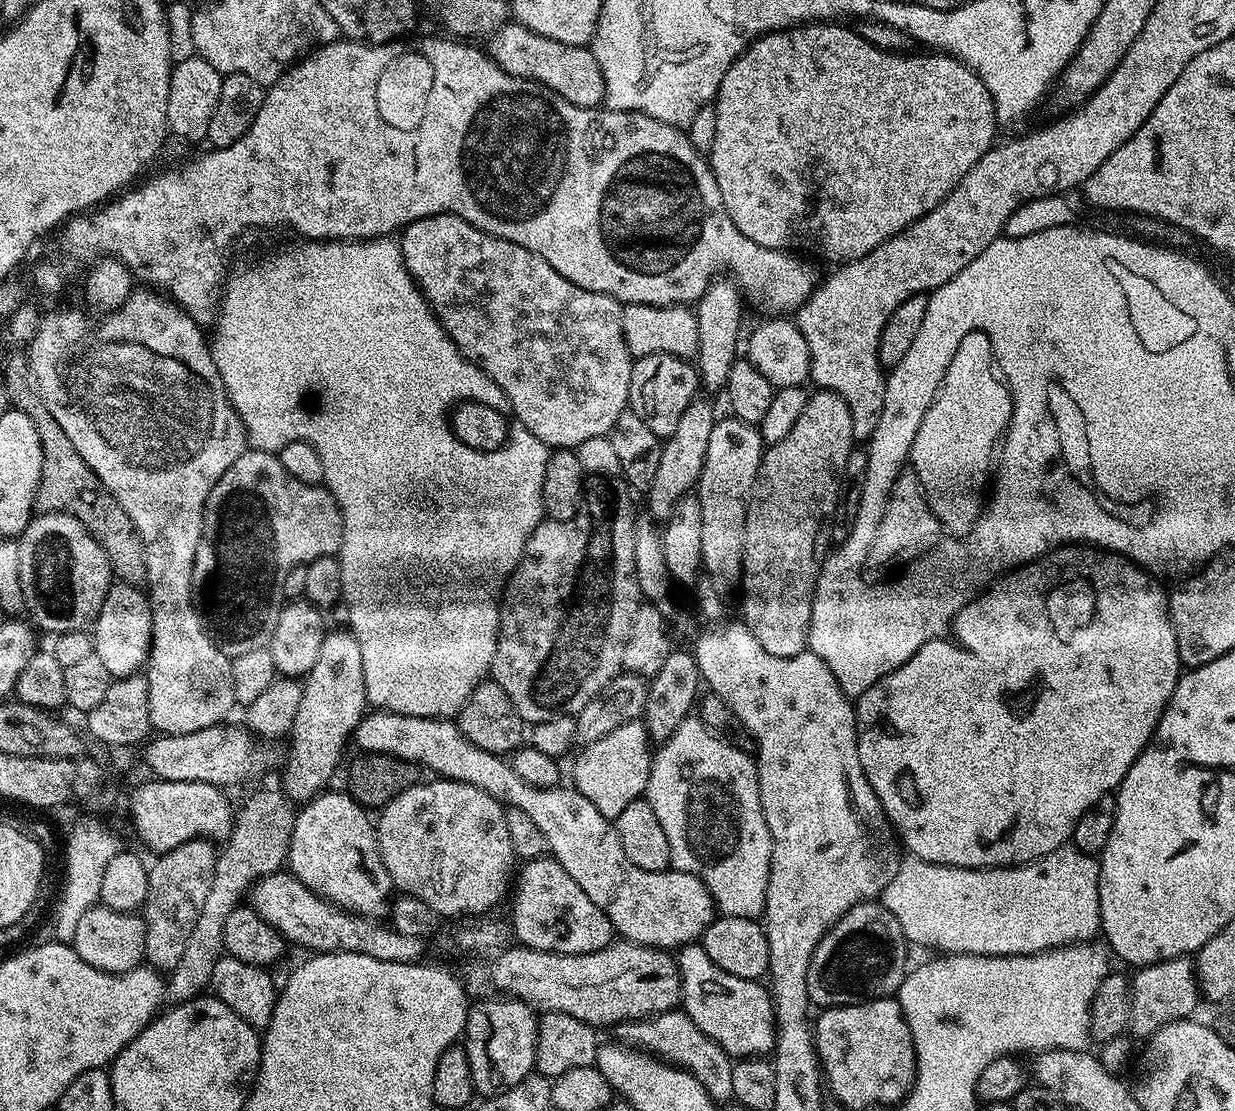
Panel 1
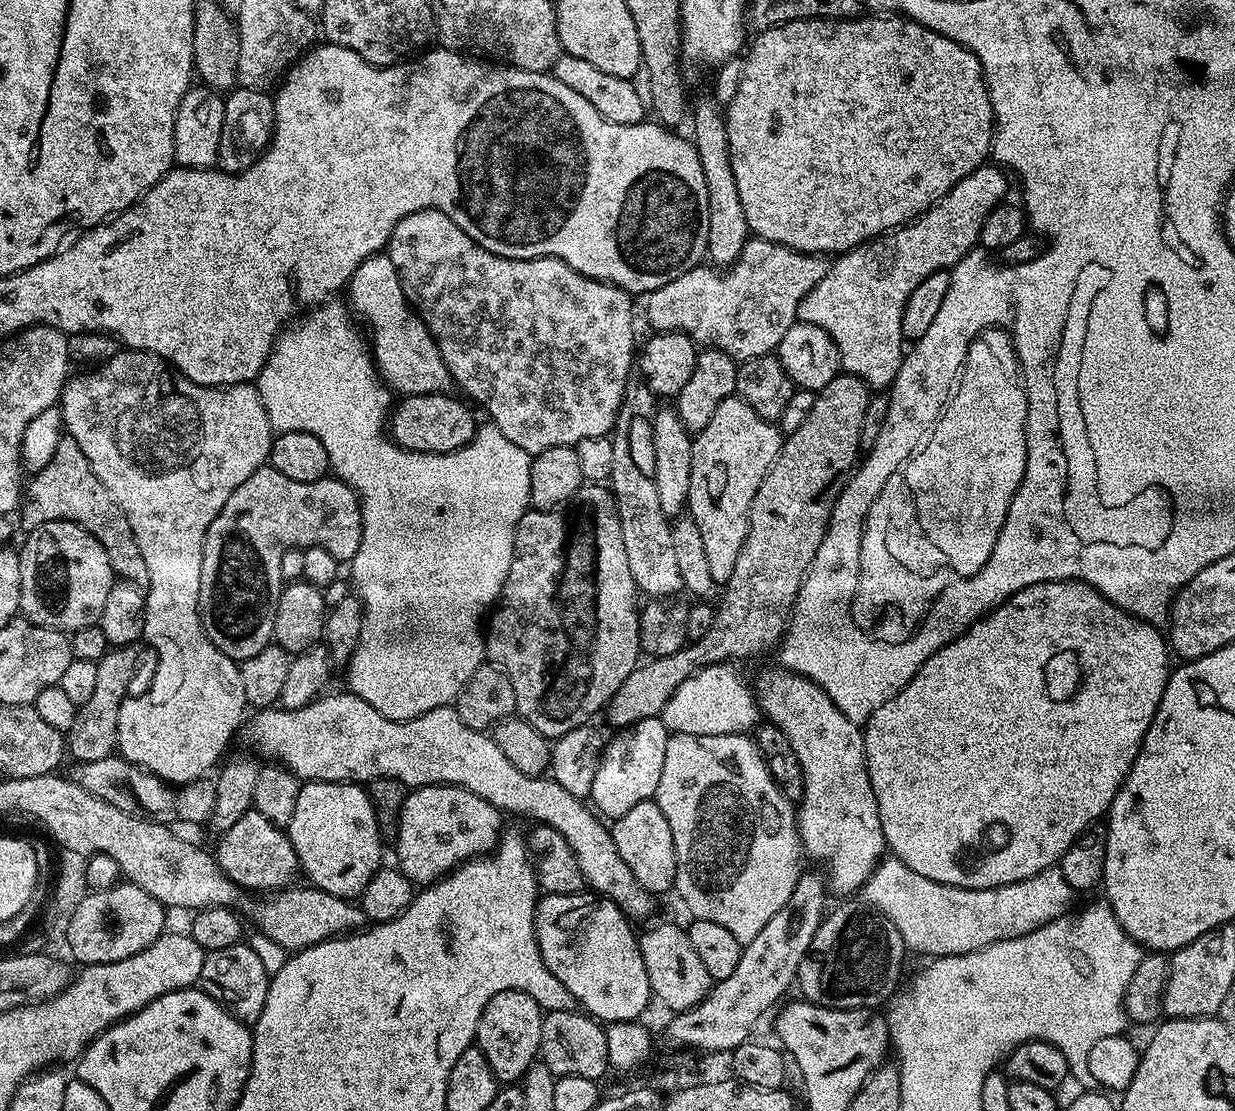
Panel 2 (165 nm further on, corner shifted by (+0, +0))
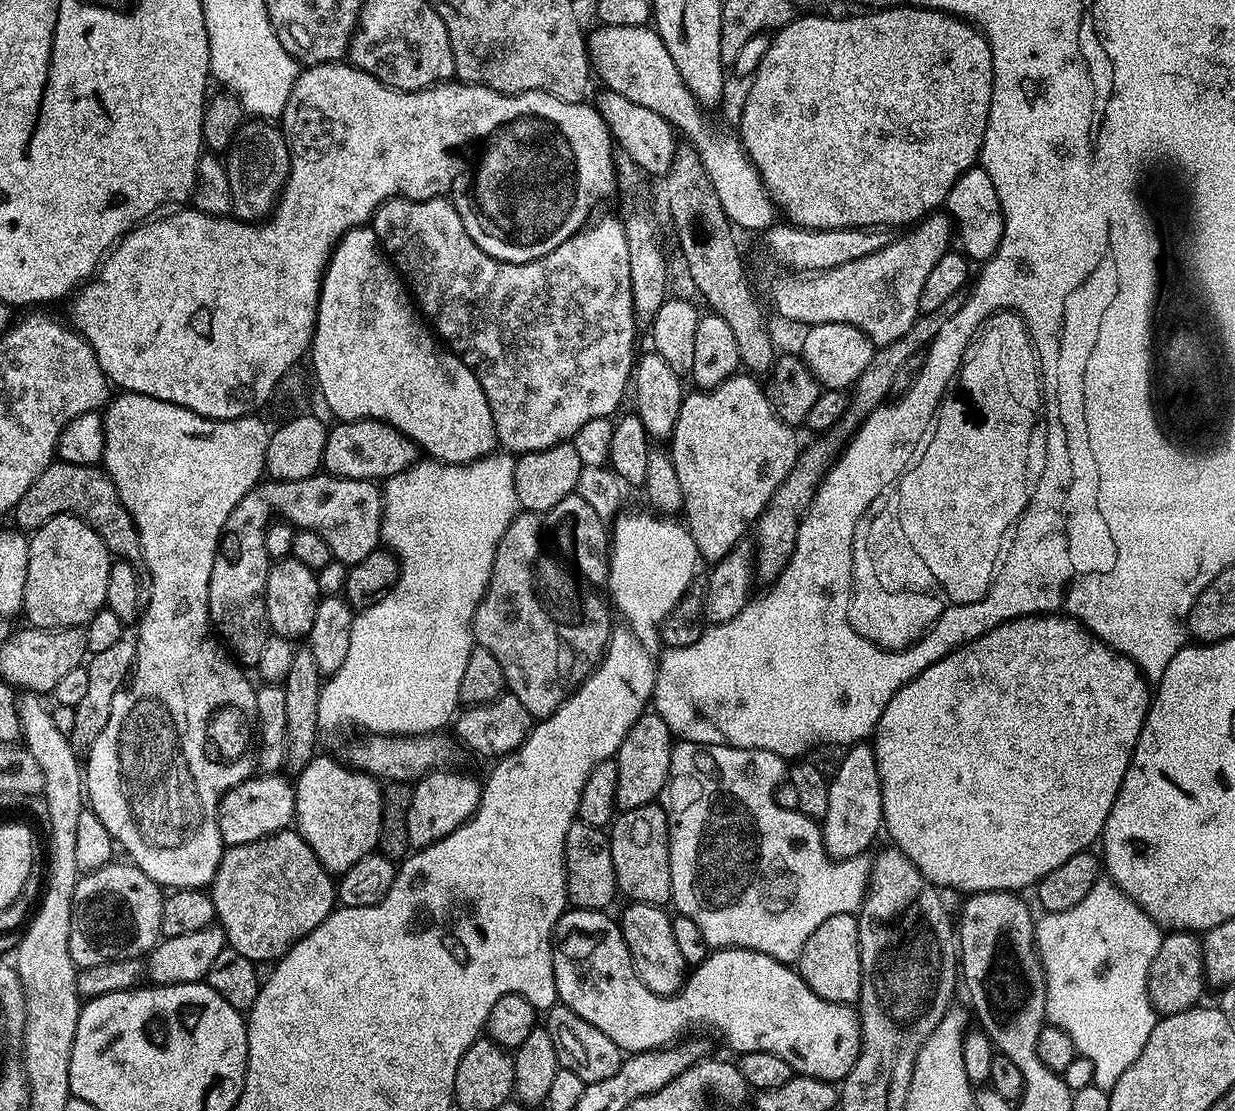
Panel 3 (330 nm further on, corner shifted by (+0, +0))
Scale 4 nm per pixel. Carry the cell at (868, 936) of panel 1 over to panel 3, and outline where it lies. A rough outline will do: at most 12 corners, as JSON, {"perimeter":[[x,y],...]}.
{"perimeter":[[853,913],[806,938],[800,976],[823,1000],[855,1005],[862,986]]}

